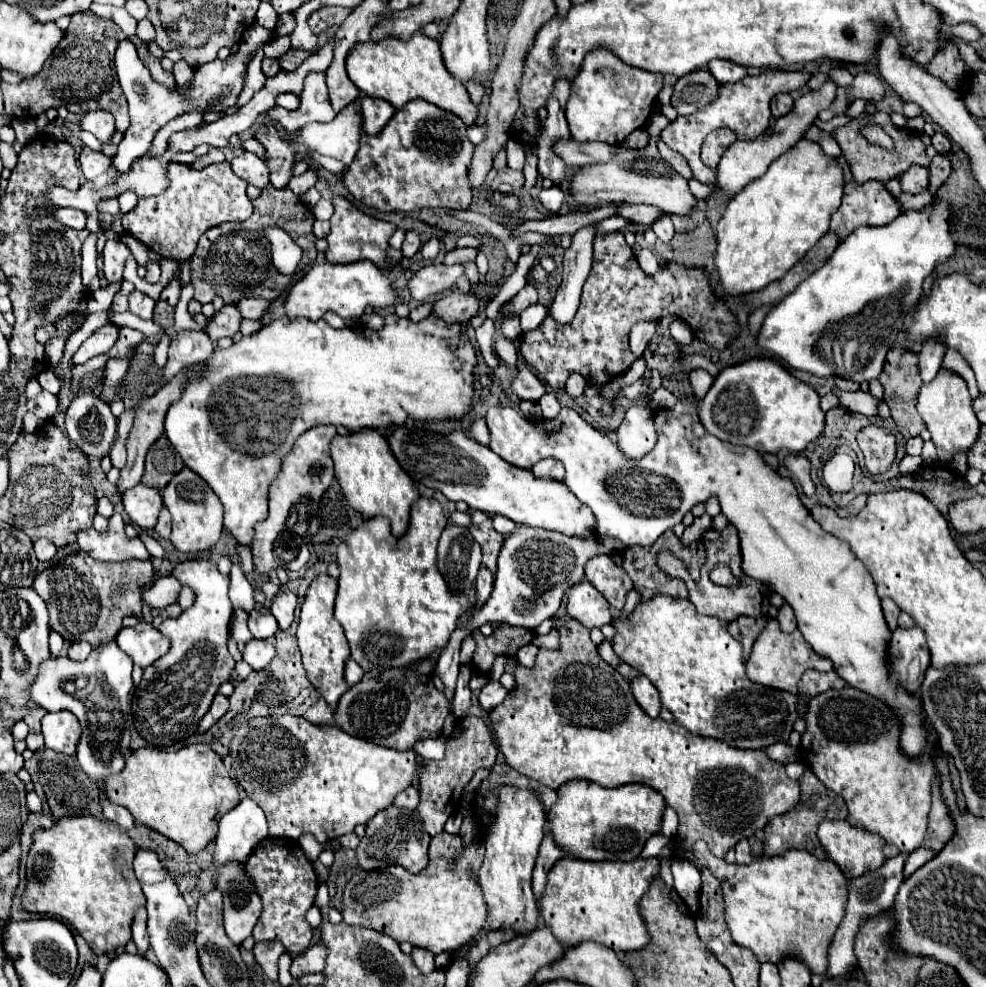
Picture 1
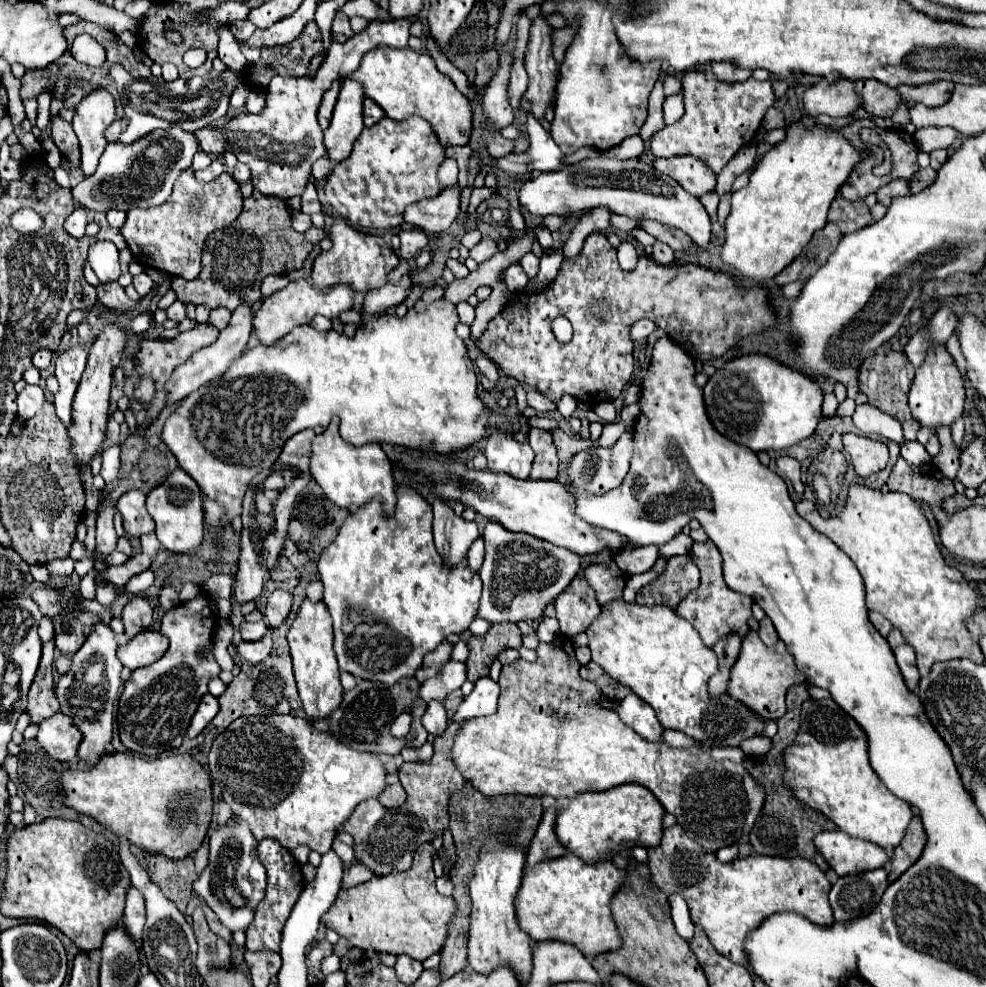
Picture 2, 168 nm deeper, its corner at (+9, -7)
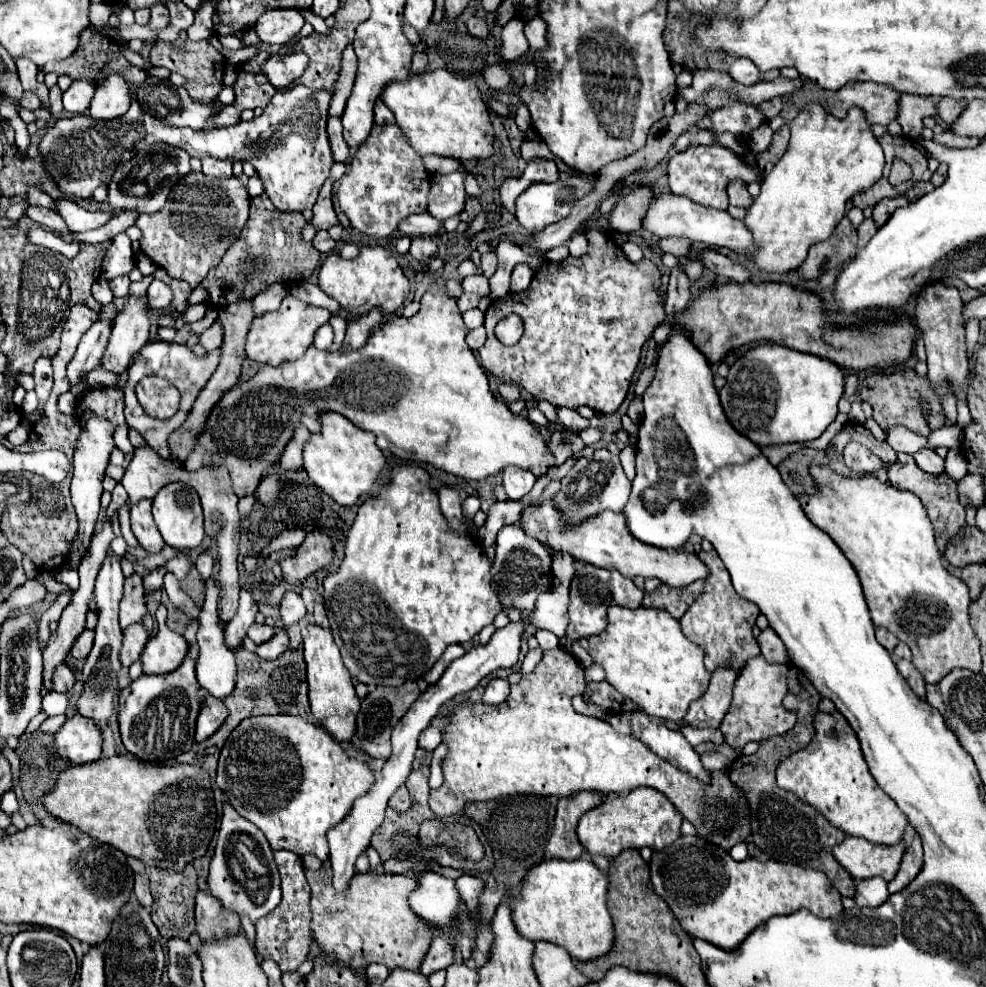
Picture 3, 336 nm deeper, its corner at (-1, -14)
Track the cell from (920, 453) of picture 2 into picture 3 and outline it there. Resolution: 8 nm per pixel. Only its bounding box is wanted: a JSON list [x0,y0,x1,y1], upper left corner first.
[913,448,943,474]

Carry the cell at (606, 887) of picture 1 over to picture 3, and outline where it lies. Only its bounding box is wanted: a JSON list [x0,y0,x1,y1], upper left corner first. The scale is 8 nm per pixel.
[513,860,615,960]

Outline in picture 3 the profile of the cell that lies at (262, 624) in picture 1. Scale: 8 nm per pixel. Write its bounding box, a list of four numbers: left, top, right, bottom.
[247,624,275,644]

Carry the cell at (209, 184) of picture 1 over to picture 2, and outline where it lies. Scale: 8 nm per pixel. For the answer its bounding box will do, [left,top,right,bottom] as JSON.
[121,169,243,279]

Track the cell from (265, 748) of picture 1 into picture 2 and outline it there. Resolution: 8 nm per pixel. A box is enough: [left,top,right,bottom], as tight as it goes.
[209,715,385,853]

